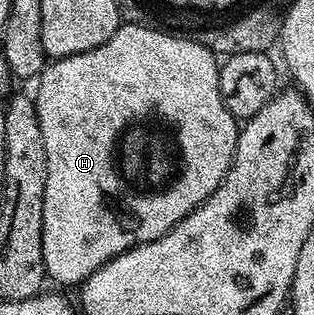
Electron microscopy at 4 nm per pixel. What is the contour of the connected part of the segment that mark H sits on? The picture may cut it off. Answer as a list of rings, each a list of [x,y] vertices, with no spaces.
[[[121,24],[120,28],[98,47],[82,55],[70,55],[45,64],[43,73],[35,82],[36,114],[38,127],[42,127],[42,147],[46,147],[46,195],[44,196],[44,234],[42,255],[44,271],[60,285],[79,286],[94,271],[98,271],[110,259],[135,245],[158,239],[172,230],[186,215],[193,213],[201,201],[206,200],[222,183],[232,166],[236,154],[237,118],[226,107],[220,94],[220,65],[217,54],[206,46],[191,41],[175,32],[163,33],[160,29],[148,29],[147,24]]]

